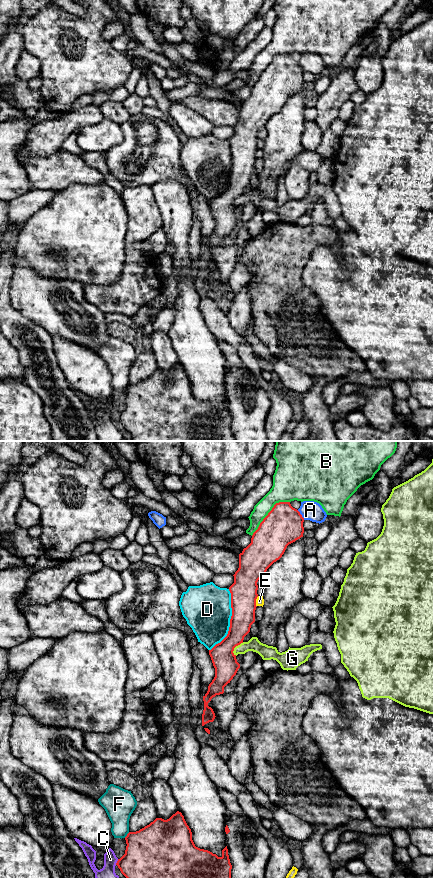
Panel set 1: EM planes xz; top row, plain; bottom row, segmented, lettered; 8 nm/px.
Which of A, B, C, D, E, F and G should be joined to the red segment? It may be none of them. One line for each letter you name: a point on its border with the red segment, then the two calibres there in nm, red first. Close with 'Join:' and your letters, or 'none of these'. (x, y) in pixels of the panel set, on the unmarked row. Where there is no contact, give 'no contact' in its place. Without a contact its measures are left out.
Join: none of these

